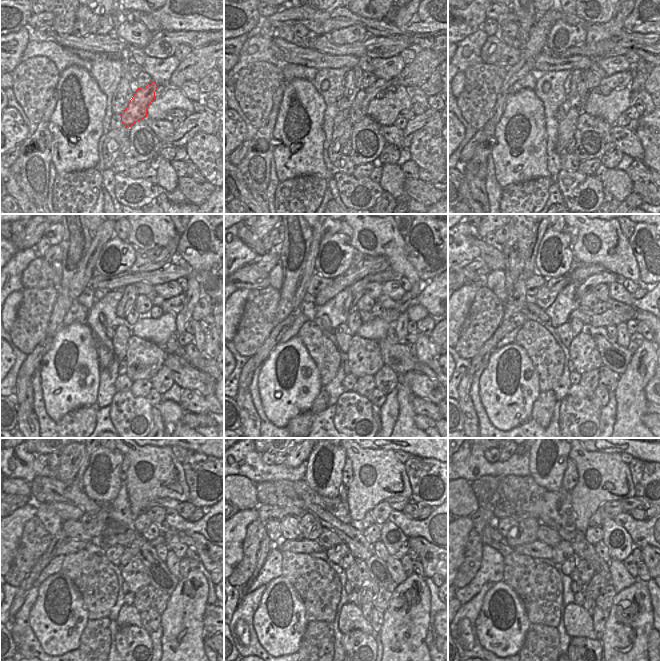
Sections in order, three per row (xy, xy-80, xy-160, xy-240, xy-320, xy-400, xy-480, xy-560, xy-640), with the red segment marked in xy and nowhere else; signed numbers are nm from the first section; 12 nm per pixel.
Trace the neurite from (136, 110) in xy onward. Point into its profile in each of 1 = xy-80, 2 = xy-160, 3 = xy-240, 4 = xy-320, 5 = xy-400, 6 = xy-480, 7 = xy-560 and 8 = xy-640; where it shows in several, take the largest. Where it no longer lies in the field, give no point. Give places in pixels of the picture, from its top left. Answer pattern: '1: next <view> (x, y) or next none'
1: next xy-80 (358, 110)
2: next xy-160 (618, 81)
3: next xy-240 (175, 304)
4: next xy-320 (401, 305)
5: next xy-400 (641, 291)
6: next xy-480 (198, 513)
7: next xy-560 (426, 511)
8: next xy-640 (651, 511)

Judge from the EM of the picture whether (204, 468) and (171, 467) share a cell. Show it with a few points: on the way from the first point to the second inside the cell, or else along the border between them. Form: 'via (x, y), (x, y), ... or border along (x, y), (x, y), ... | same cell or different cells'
border along (180, 463), (188, 490) | different cells

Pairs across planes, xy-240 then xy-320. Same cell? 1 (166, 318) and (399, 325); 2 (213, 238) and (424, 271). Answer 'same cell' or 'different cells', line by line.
1: different cells
2: same cell

